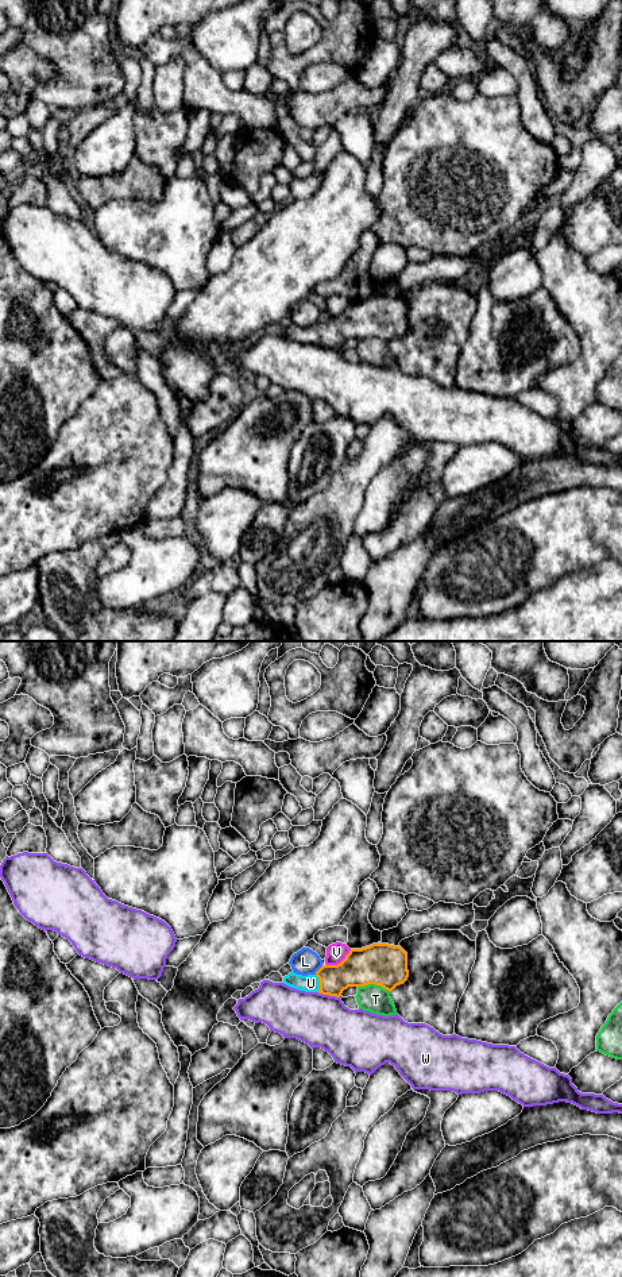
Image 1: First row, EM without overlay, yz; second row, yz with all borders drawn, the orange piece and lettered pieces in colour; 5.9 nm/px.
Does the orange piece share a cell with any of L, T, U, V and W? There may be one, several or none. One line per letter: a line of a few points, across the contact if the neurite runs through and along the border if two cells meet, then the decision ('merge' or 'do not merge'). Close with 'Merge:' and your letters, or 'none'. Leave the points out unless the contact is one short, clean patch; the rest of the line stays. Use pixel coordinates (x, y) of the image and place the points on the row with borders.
L: do not merge
T: line yz (358, 986), (379, 984), (390, 991); do not merge
U: line yz (359, 968), (320, 983), (310, 983); merge
V: line yz (351, 949), (339, 963), (325, 964); do not merge
W: line yz (317, 992), (339, 998); do not merge
Merge: U

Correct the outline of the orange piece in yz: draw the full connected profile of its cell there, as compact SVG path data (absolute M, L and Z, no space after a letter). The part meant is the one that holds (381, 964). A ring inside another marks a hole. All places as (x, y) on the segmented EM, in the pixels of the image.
M372 944L351 949L337 965L322 965L314 975L283 977L283 984L305 991L340 998L348 987L380 985L393 991L409 977L407 953L401 946Z

